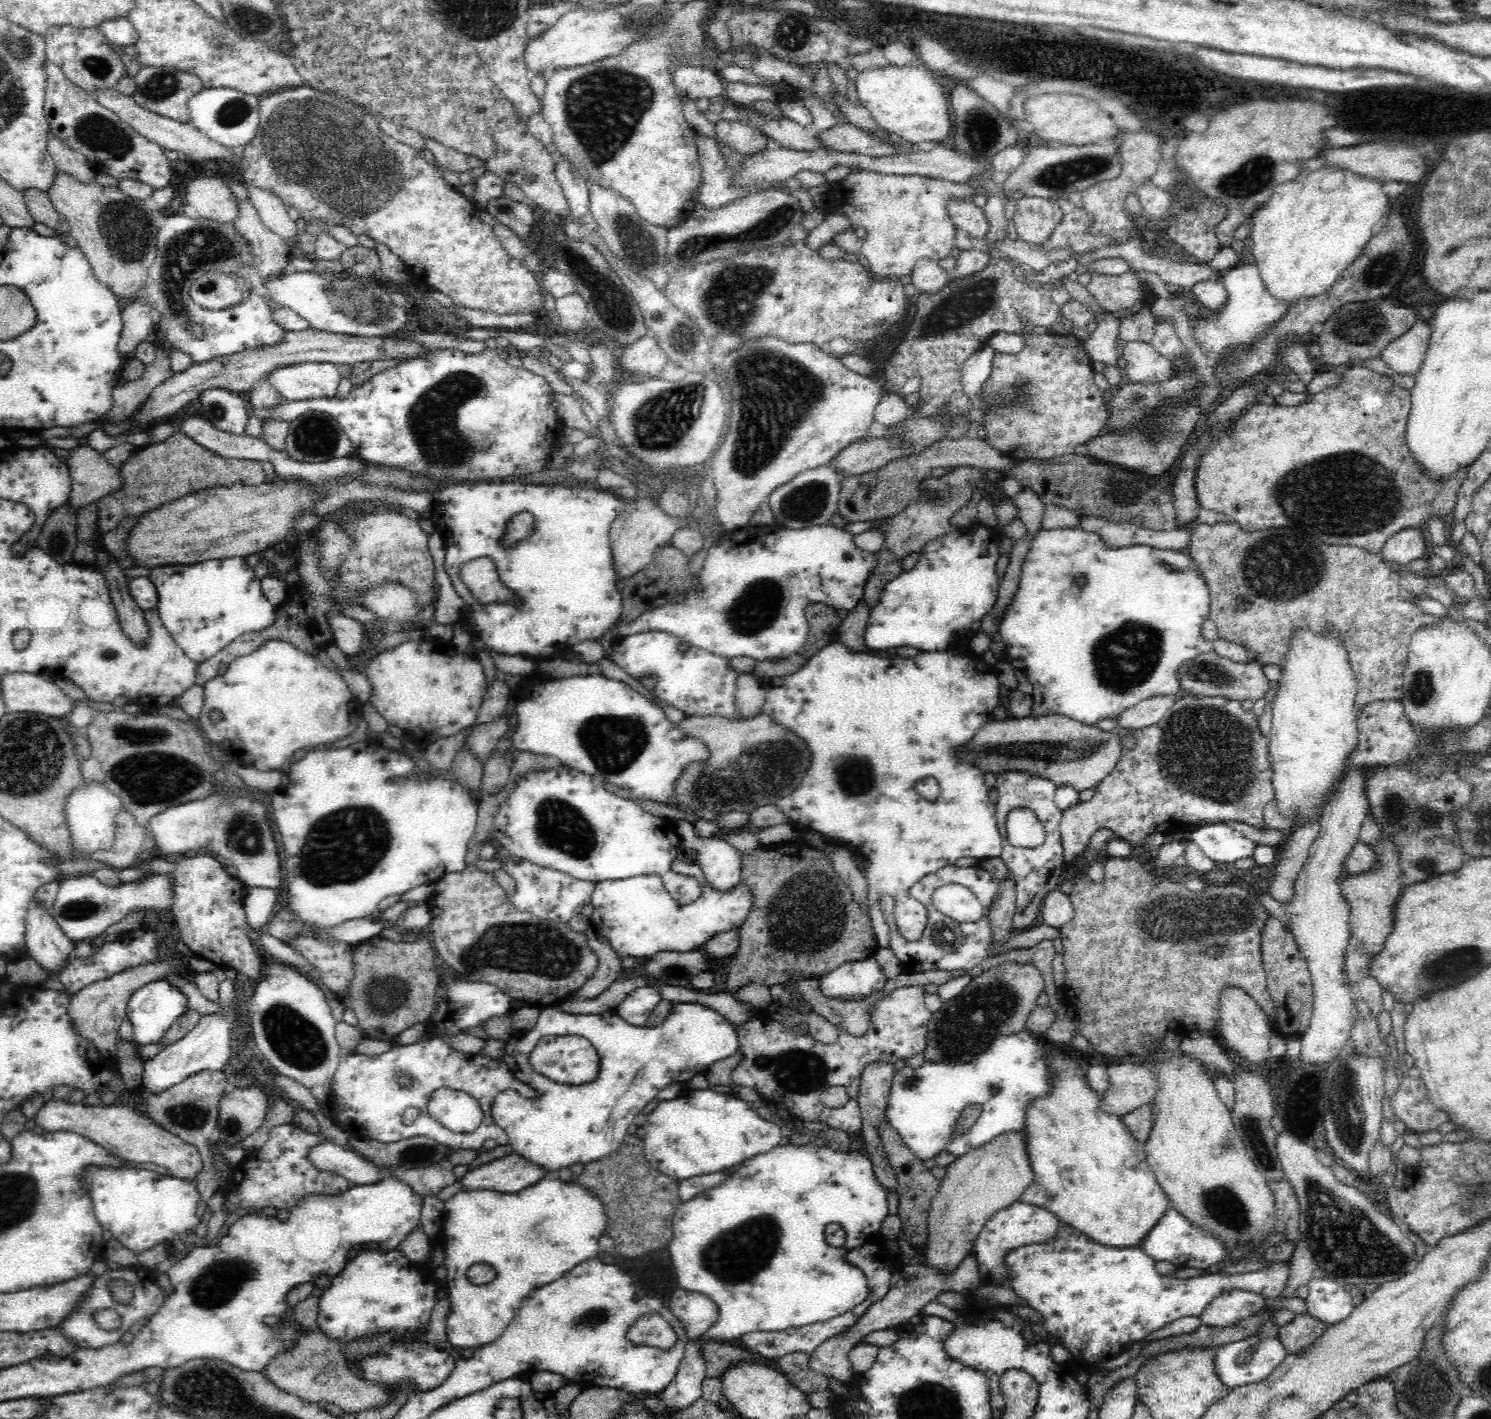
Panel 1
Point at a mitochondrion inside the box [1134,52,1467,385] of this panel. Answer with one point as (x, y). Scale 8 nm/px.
(1254, 176)

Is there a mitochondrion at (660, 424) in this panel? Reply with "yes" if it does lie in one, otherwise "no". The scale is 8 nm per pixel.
yes

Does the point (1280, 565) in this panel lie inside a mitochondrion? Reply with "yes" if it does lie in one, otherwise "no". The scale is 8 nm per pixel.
yes

